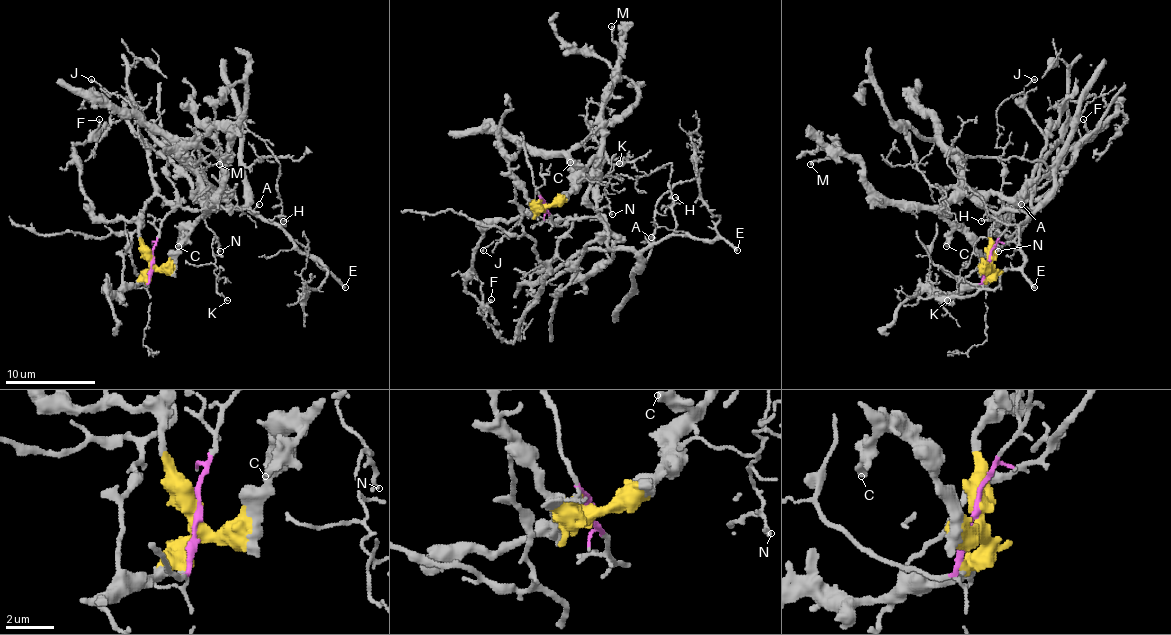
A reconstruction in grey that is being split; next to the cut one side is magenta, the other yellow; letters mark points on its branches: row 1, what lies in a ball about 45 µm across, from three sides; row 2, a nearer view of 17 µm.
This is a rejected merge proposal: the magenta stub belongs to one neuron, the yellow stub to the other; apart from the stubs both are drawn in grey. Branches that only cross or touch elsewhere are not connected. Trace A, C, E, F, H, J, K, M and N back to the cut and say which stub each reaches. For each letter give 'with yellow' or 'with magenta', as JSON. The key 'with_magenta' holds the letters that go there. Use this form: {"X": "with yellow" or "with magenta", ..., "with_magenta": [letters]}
{"A": "with magenta", "C": "with yellow", "E": "with magenta", "F": "with yellow", "H": "with magenta", "J": "with magenta", "K": "with magenta", "M": "with yellow", "N": "with magenta", "with_magenta": ["A", "E", "H", "J", "K", "N"]}

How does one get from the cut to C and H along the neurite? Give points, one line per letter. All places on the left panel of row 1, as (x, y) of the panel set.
C: (151, 260), (160, 267), (178, 245), (185, 229), (187, 238), (178, 247)
H: (151, 260), (162, 220), (178, 206), (250, 209), (275, 222), (284, 224), (282, 215), (286, 218), (284, 220)

